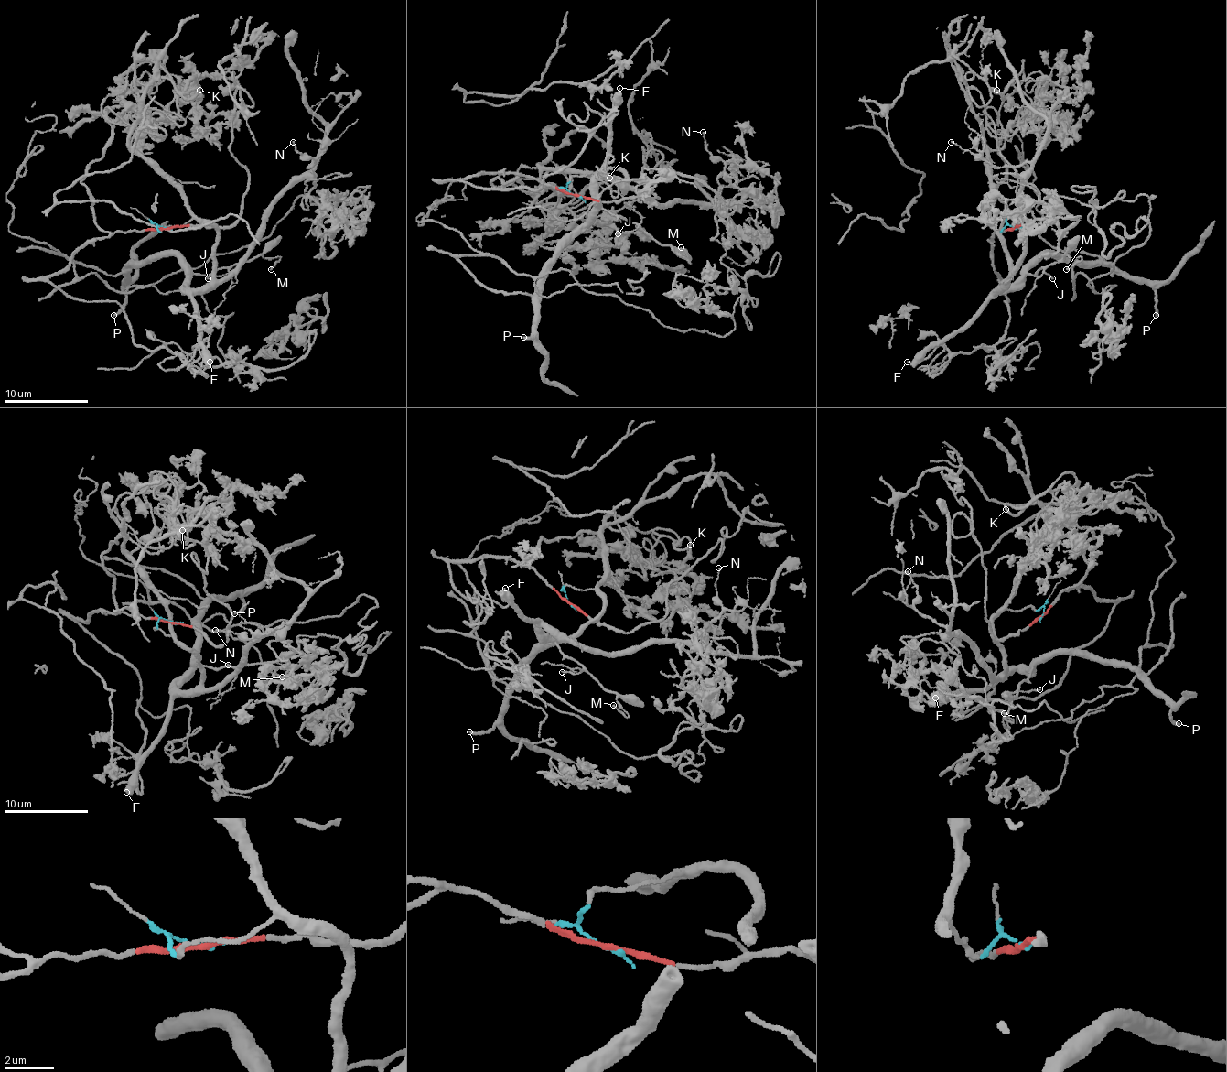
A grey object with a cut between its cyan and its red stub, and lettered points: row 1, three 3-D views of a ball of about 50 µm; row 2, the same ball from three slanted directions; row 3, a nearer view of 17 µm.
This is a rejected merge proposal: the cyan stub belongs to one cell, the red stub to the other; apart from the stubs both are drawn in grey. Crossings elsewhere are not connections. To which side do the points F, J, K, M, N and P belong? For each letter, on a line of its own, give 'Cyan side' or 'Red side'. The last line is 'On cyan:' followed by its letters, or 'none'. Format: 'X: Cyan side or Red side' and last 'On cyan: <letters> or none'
F: Cyan side
J: Cyan side
K: Red side
M: Cyan side
N: Cyan side
P: Cyan side
On cyan: F, J, M, N, P

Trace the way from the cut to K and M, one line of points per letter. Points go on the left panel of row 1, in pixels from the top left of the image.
K: (167, 228), (106, 232), (81, 179), (111, 135), (102, 102), (142, 59), (153, 59), (186, 97), (199, 89)
M: (167, 228), (156, 225), (205, 219), (218, 232), (213, 276), (186, 288), (192, 274), (263, 254), (270, 269)

